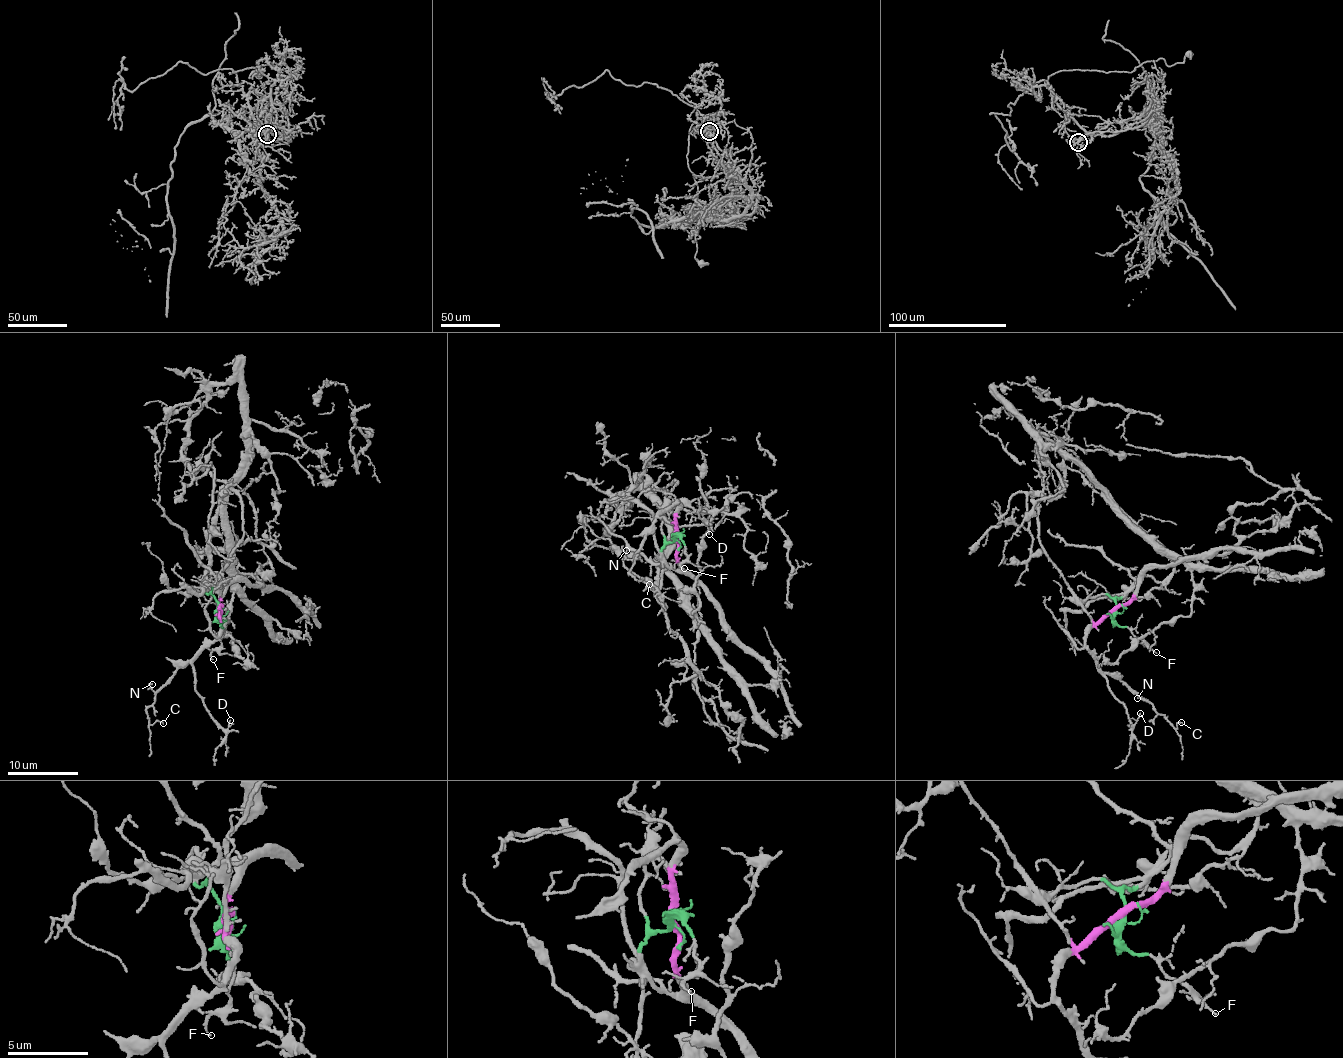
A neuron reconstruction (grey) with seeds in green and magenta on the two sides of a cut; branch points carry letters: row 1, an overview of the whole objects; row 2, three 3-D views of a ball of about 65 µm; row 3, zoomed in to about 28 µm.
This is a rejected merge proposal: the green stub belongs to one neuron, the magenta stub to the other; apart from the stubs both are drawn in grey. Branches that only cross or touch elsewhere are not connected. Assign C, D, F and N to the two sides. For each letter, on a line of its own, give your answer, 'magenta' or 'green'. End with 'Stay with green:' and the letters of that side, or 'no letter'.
C: magenta
D: magenta
F: green
N: magenta
Stay with green: F

